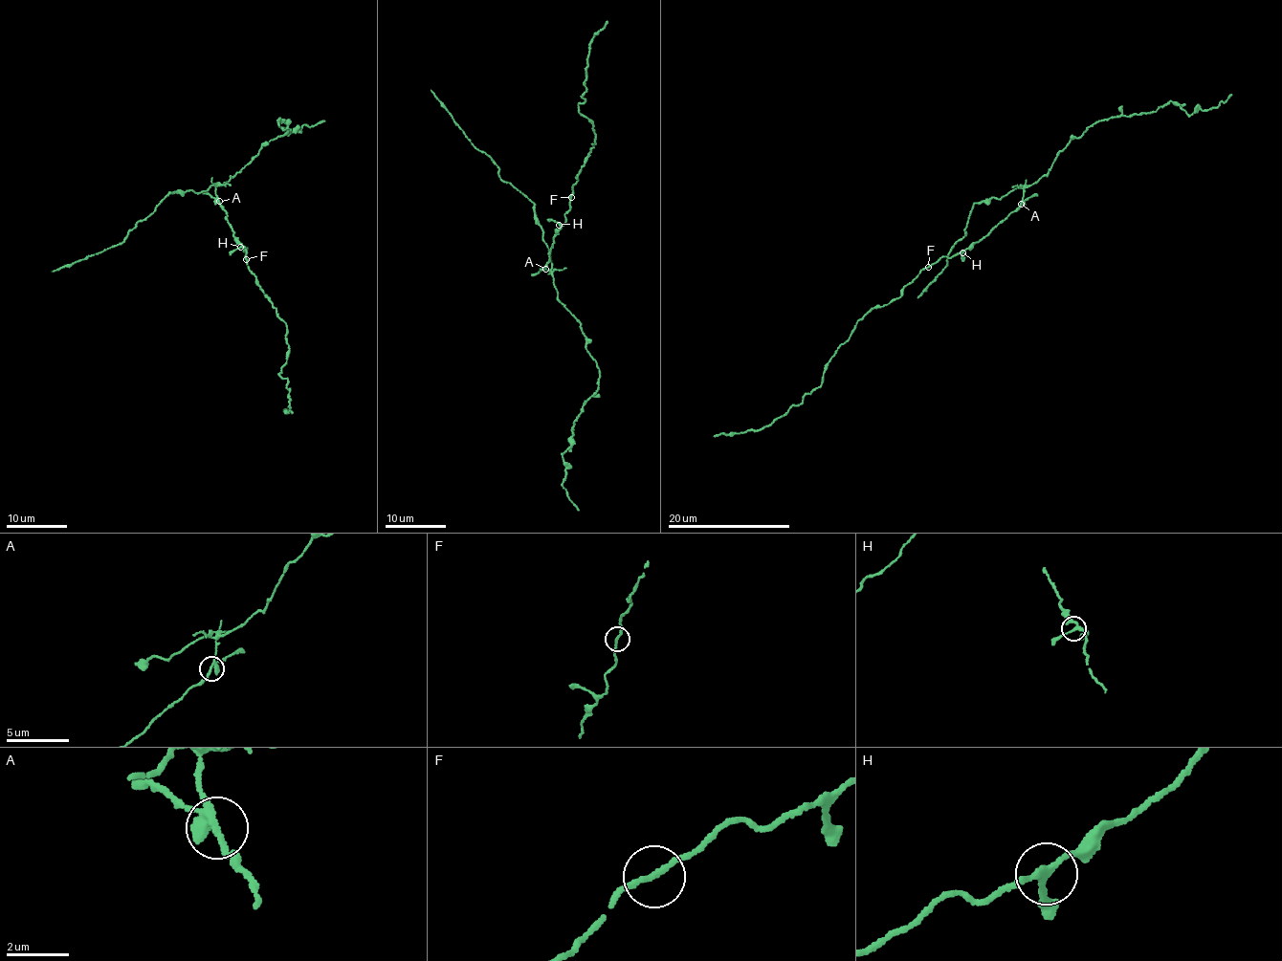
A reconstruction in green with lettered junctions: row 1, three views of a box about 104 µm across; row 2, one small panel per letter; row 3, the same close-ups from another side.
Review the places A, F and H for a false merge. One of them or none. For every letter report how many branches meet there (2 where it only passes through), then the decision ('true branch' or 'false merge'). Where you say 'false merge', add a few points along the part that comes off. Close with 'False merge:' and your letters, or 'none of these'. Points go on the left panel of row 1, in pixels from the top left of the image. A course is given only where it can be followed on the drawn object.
A: 3 branches meet; false merge; foreign part runs (219, 202), (215, 188), (226, 184), (262, 145), (291, 130), (278, 126), (279, 120), (289, 135), (325, 120)
F: 2 branches meet; true branch
H: 3 branches meet; true branch
False merge: A

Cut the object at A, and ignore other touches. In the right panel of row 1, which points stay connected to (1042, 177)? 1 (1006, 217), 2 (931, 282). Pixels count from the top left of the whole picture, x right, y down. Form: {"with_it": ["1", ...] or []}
{"with_it": ["2"]}

